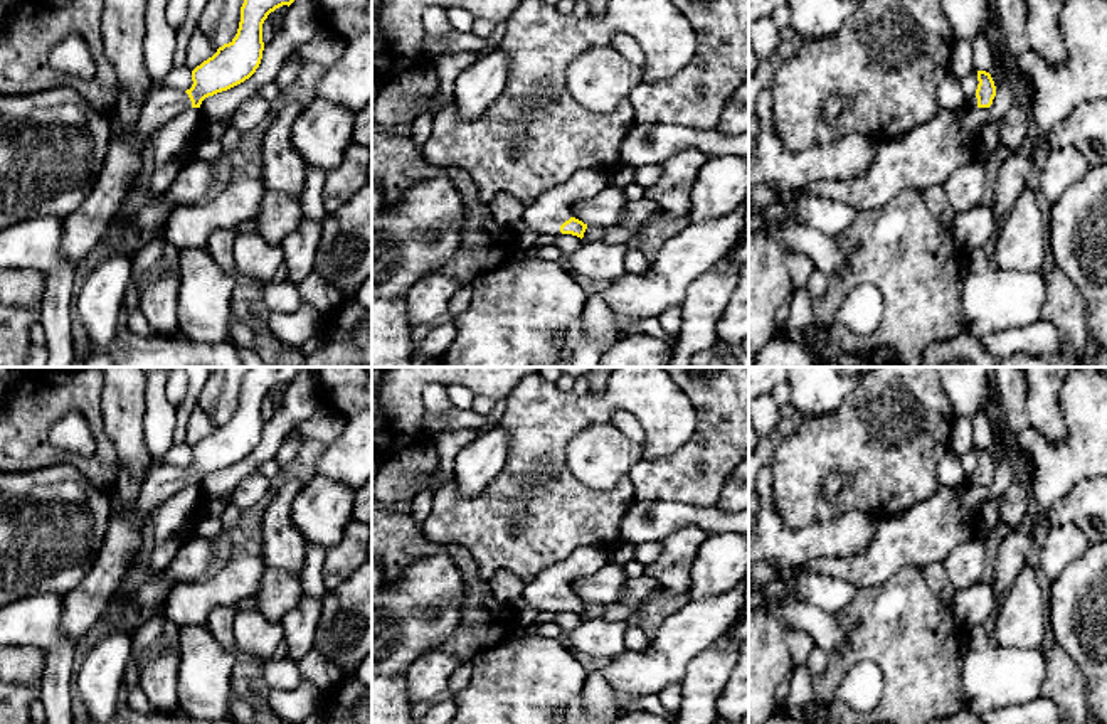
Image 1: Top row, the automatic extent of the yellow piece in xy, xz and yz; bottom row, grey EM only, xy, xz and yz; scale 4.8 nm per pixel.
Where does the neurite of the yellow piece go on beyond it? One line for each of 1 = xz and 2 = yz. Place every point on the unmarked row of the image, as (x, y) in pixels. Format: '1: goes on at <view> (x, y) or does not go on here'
1: goes on at xz (545, 593)
2: goes on at yz (949, 470)

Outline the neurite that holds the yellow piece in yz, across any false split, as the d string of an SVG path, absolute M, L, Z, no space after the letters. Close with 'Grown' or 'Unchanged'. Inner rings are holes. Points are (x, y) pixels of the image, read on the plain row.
M977 448L977 466L967 471L961 456L949 450L937 465L937 476L944 485L989 485L996 473L996 463L989 450Z. Grown

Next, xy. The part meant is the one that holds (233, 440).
M251 367L241 384L236 414L192 448L192 465L173 466L156 458L146 473L140 495L121 508L119 515L138 532L150 527L151 514L170 497L188 485L200 485L202 478L249 456L261 441L264 419L262 401L271 389L291 382L303 367Z. Grown

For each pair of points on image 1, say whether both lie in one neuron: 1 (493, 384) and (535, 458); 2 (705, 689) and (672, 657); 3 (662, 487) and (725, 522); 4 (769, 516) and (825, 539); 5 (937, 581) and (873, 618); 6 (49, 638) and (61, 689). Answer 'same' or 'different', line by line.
1: different
2: different
3: different
4: same
5: different
6: same

